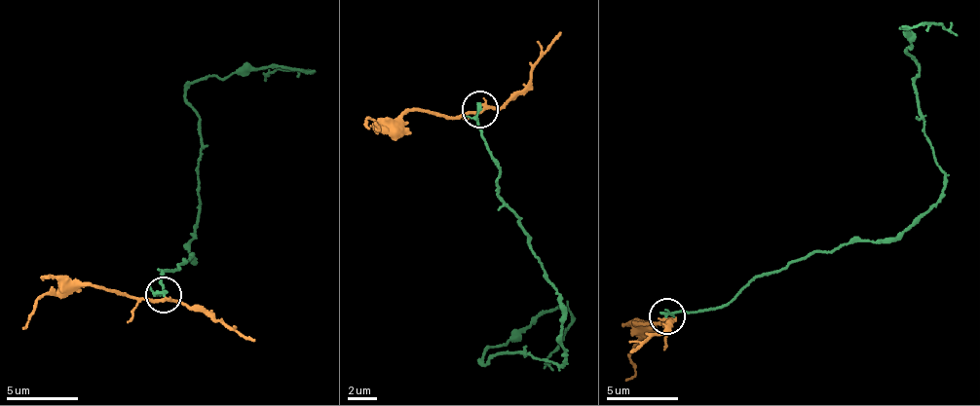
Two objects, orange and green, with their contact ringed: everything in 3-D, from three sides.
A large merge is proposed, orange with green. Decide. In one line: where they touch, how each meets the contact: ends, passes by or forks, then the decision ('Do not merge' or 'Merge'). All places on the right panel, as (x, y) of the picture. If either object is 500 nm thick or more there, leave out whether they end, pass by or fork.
Place: (666, 315). At the ring orange passes by. At the ring green passes by. Do not merge

